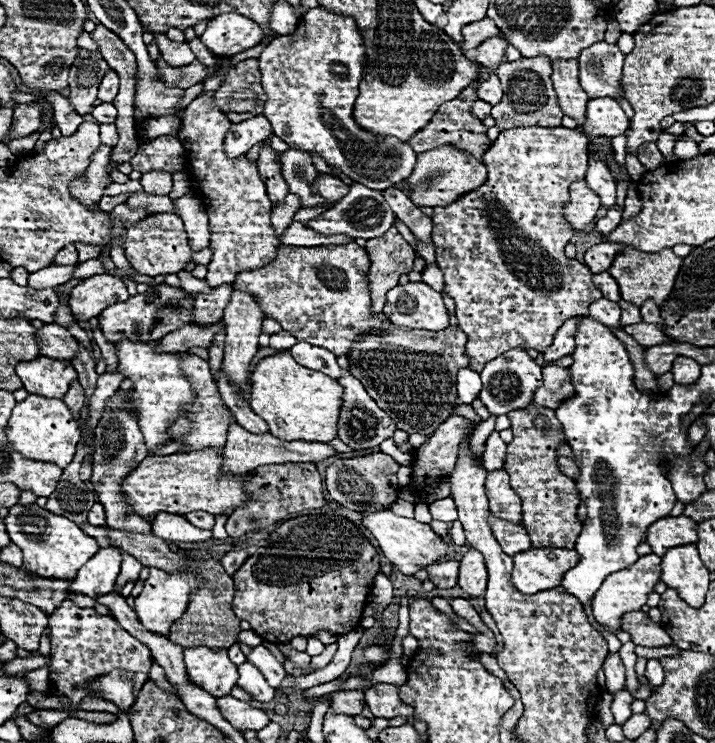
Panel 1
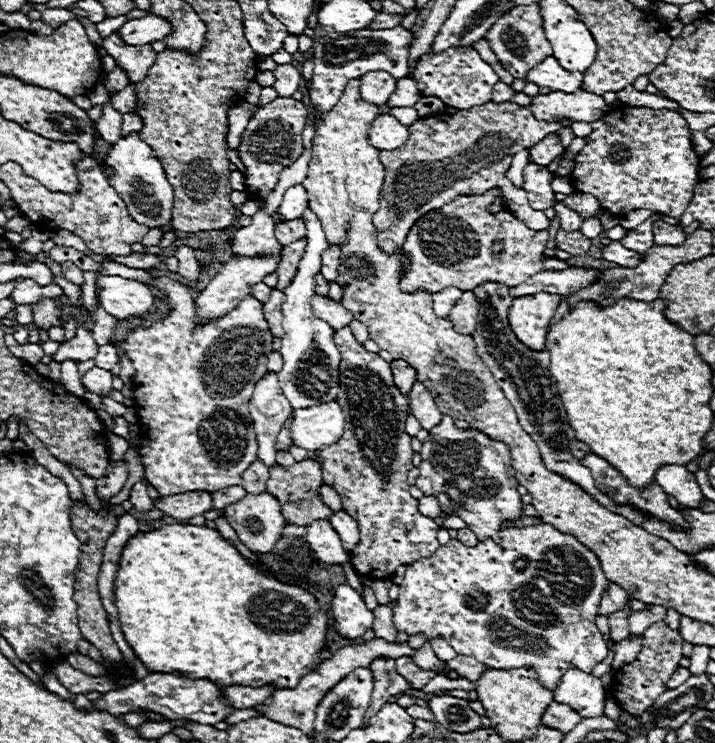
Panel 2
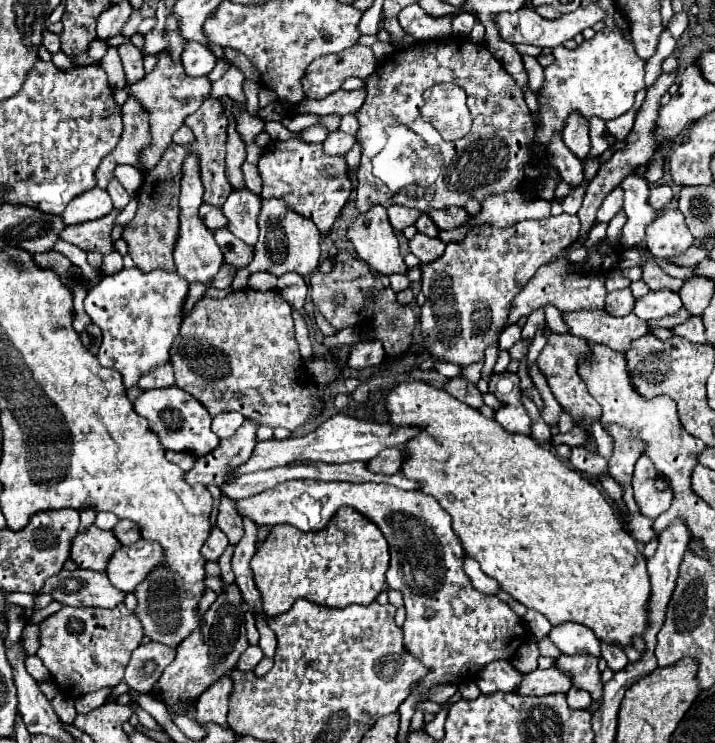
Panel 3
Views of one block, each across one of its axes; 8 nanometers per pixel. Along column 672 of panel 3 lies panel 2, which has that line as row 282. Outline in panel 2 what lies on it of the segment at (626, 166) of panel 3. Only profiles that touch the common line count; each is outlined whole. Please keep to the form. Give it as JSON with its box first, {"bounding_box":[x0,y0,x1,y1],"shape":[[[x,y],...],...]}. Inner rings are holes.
{"bounding_box":[61,261,84,284],"shape":[[[71,261],[62,262],[61,270],[66,280],[70,280],[74,284],[84,284],[84,272],[80,272],[80,268],[76,268]]]}

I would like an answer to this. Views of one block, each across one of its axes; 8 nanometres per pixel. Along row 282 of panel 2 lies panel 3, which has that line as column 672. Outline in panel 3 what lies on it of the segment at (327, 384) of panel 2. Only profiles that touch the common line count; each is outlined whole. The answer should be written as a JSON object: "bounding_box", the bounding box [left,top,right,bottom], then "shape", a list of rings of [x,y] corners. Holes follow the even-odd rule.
{"bounding_box":[634,290,682,320],"shape":[[[658,290],[658,292],[648,292],[646,296],[636,300],[634,314],[642,320],[652,320],[652,318],[664,318],[682,308],[678,292],[672,290]]]}

